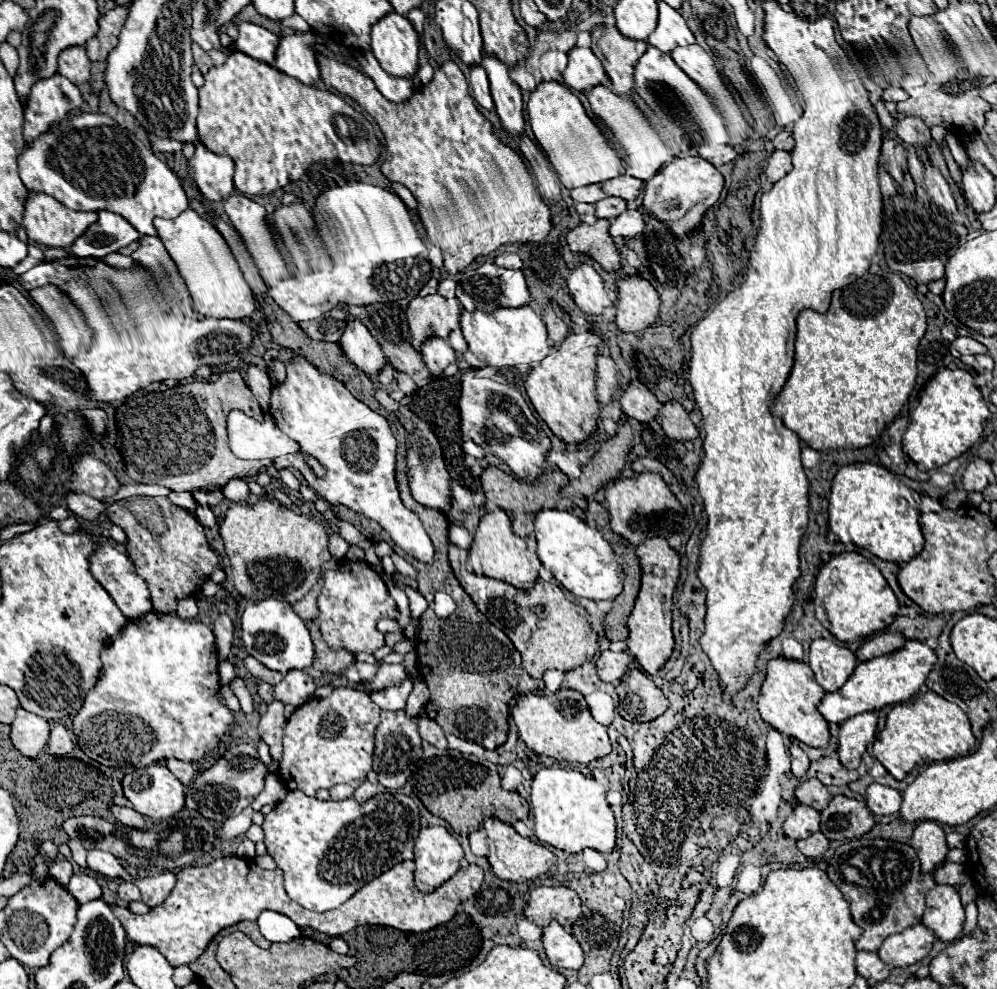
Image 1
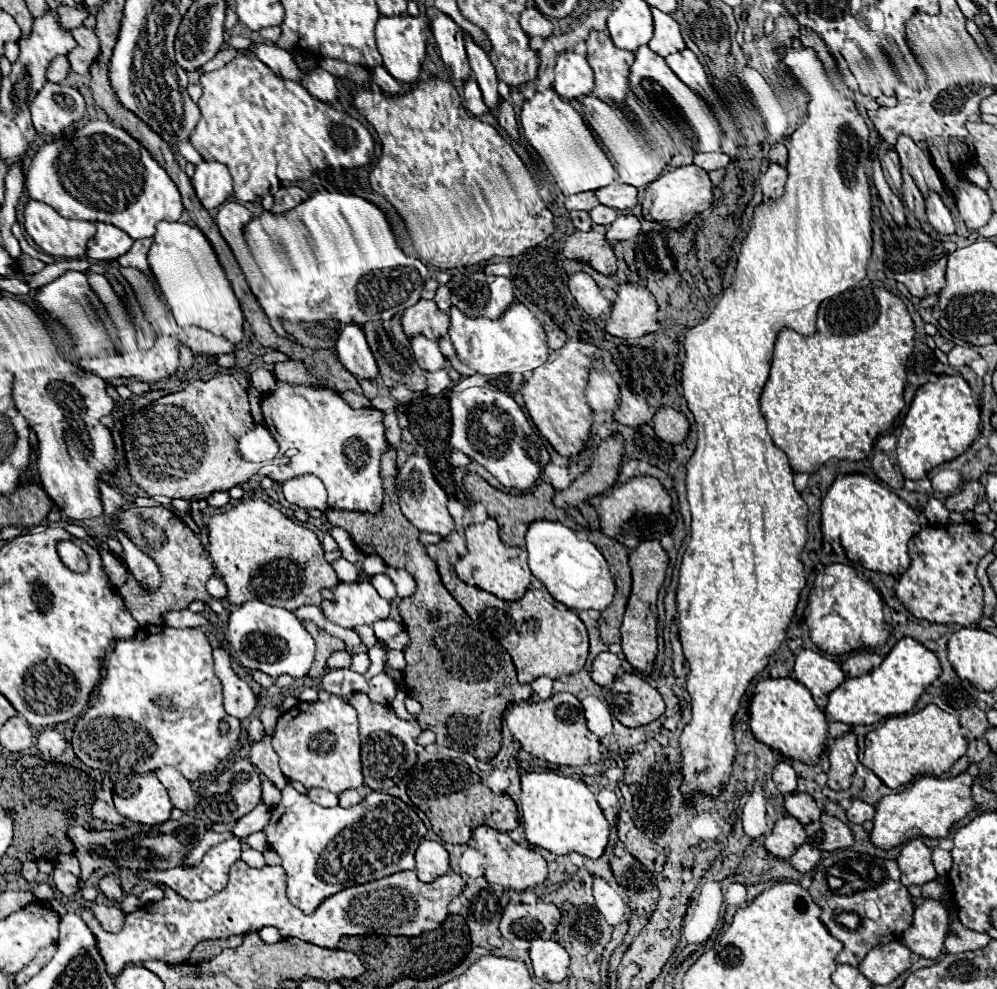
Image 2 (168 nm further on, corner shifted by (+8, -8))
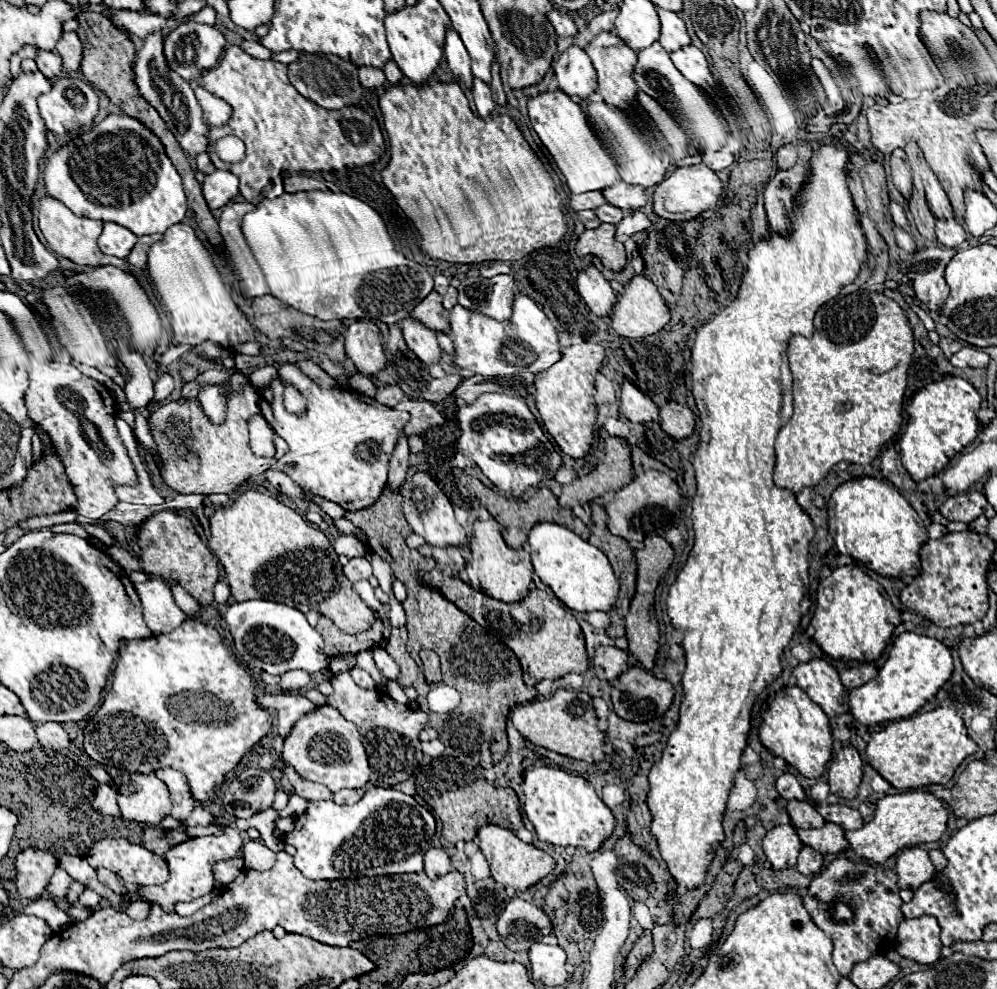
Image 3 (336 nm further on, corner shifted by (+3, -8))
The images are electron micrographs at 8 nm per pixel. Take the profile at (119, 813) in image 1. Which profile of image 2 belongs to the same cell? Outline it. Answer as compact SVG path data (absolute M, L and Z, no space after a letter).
M96 800L92 804L92 816L98 820L104 820L104 822L110 822L110 824L122 824L124 822L124 816L120 816L114 806L110 806L102 800Z

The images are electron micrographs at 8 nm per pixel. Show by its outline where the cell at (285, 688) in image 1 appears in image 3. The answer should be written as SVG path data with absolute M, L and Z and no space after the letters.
M291 670L291 672L285 672L281 676L281 682L279 686L283 690L301 690L309 684L309 674L303 672L303 670Z

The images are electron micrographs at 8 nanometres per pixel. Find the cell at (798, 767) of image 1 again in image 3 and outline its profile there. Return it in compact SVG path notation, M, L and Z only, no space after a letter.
M783 772L779 778L777 778L777 792L785 798L785 800L805 800L805 792L799 784L799 780L795 778L795 774L791 772Z

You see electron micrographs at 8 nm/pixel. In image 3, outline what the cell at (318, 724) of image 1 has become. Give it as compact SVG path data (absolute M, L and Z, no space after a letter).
M329 704L319 706L297 720L283 742L281 756L301 778L325 784L331 792L339 792L341 788L361 788L369 782L367 754L355 724L345 720L343 714Z

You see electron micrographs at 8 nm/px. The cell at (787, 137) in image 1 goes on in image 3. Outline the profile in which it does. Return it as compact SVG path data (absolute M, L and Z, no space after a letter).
M785 144L775 152L775 158L777 158L777 164L781 170L789 170L797 160L797 150L791 144Z

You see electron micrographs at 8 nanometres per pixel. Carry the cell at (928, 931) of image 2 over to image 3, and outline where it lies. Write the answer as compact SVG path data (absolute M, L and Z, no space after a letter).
M935 916L903 920L899 924L895 950L919 964L933 964L941 958L941 928Z

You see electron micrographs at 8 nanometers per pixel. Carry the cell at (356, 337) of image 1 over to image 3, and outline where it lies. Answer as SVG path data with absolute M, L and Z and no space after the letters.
M357 320L345 332L345 352L355 368L367 376L385 368L385 354L379 340L379 328L371 320Z

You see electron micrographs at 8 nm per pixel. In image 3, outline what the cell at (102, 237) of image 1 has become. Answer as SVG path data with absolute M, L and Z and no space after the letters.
M105 222L103 226L103 232L99 236L99 248L103 254L111 254L111 256L117 256L117 258L127 258L131 248L137 244L137 236L115 224L115 222Z

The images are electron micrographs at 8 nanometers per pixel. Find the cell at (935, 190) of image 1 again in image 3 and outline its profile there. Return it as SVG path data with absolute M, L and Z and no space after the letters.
M955 218L937 220L935 232L937 232L937 240L939 240L943 246L949 246L949 248L957 248L957 246L959 246L961 242L965 242L965 238L967 238L963 226L957 224Z

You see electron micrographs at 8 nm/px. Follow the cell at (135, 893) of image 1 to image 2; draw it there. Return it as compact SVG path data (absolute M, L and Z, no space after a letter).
M104 876L98 886L106 894L106 898L110 898L110 900L118 900L120 902L124 898L122 888L120 888L120 882L114 876Z

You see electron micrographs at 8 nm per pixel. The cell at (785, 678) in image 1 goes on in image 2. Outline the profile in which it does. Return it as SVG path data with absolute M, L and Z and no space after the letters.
M768 678L756 684L754 698L750 702L750 728L758 742L778 750L782 756L810 766L820 764L828 738L828 720L814 704L808 688L794 678Z

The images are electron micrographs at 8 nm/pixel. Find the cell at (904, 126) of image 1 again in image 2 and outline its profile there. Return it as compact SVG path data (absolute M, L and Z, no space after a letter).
M900 136L894 148L900 154L902 166L906 166L910 170L910 175L924 198L930 191L938 192L940 196L944 196L944 186L942 186L942 180L940 180L936 168L932 166L929 157L914 144L912 138Z

